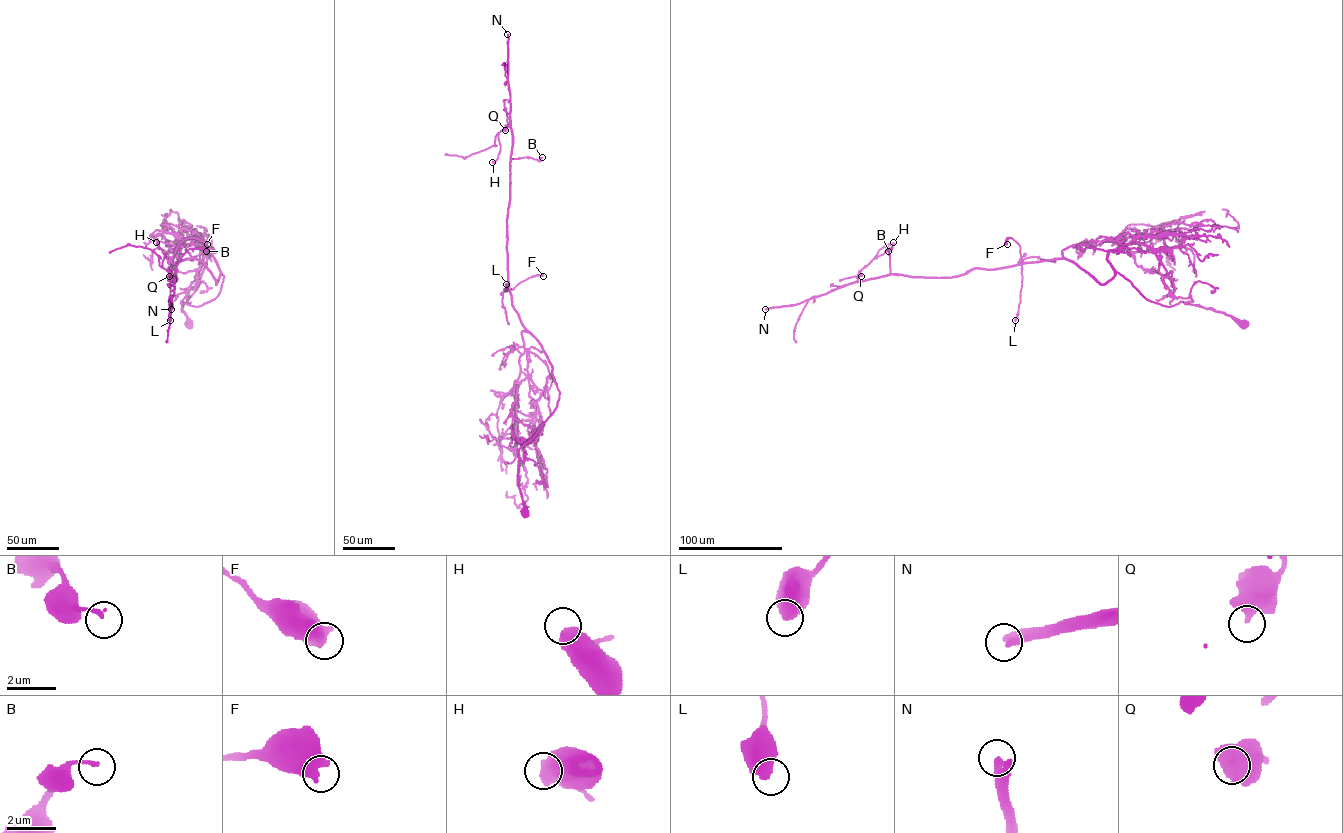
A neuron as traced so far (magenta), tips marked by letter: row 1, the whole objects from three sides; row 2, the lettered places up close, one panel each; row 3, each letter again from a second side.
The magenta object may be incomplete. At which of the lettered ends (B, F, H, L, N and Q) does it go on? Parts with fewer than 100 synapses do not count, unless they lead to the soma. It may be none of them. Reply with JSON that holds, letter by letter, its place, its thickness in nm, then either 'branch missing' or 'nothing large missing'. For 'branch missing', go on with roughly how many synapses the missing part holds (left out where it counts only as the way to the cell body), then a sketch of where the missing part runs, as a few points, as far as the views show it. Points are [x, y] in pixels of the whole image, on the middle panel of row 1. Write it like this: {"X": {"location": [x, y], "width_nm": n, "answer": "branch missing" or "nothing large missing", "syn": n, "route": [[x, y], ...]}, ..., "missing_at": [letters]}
{"B": {"location": [542, 157], "width_nm": 140, "answer": "nothing large missing"}, "F": {"location": [543, 276], "width_nm": 600, "answer": "nothing large missing"}, "H": {"location": [492, 162], "width_nm": 650, "answer": "nothing large missing"}, "L": {"location": [506, 284], "width_nm": 650, "answer": "nothing large missing"}, "N": {"location": [507, 34], "width_nm": 420, "answer": "branch missing", "syn": 600}, "Q": {"location": [505, 130], "width_nm": 340, "answer": "nothing large missing"}, "missing_at": ["N"]}

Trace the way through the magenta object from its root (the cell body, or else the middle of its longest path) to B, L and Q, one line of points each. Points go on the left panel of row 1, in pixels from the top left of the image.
B: (189, 323), (182, 301), (214, 300), (224, 276), (194, 258), (170, 268), (206, 251)
L: (189, 323), (182, 301), (214, 300), (224, 277), (215, 284), (194, 258), (170, 261), (170, 320)
Q: (189, 323), (182, 301), (214, 300), (224, 276), (215, 284), (194, 258), (172, 266), (175, 281), (169, 276)

